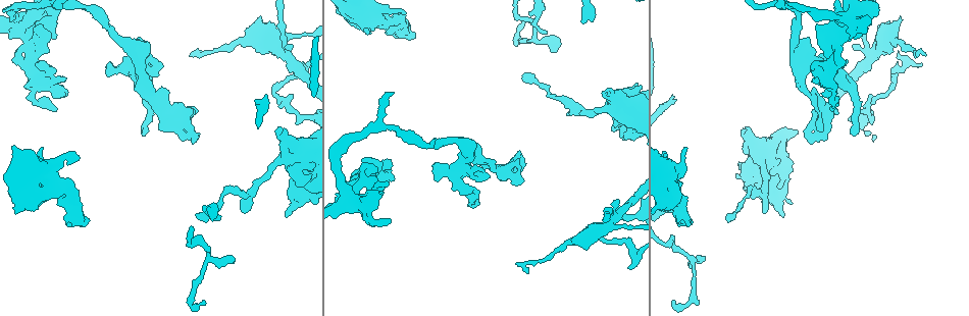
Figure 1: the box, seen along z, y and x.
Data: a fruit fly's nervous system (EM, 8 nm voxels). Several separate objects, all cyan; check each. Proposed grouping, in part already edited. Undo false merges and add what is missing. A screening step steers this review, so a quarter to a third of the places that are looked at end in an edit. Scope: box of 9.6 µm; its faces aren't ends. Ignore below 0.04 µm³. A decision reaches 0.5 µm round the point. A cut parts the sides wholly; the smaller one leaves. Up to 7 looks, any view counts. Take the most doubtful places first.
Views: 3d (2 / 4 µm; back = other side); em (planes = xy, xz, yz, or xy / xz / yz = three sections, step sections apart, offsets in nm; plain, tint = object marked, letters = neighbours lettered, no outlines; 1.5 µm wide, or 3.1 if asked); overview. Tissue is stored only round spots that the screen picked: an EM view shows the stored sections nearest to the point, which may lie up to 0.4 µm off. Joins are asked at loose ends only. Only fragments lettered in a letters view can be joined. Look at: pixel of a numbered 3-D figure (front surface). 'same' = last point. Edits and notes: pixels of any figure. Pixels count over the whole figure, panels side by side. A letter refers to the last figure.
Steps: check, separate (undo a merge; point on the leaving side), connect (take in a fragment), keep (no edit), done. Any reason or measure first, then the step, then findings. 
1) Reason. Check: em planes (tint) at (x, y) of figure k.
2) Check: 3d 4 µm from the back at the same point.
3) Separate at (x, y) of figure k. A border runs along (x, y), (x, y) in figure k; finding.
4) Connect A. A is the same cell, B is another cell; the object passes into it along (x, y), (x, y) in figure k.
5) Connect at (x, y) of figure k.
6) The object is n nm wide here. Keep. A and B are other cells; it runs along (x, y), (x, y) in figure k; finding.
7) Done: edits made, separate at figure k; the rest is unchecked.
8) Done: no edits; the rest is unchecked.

Branch stops here. Check: em planes (letters) at (813, 81) of figure 1.

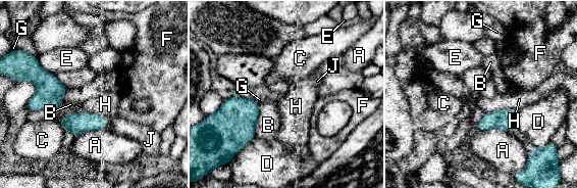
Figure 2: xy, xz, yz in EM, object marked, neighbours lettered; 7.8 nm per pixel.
Keep. A, B, C, D, E, F, G, H and J are other cells; none of them fits.

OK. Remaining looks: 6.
Check: 3d 2 µm at (277, 129) of figure 1.

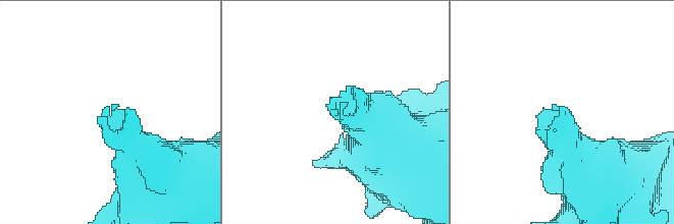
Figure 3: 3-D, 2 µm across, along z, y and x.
Check: em planes (letters) at (562, 110) of figure 3.

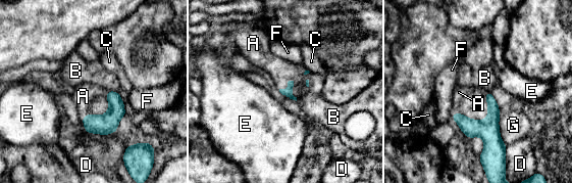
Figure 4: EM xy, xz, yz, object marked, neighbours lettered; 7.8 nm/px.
The longest contact is with B, 240 nm. Connect A. A is the same cell, B, C, D, E, F and G are other cells; the object passes into it along (106, 124), (82, 118), (83, 96) in figure 4; it goes on there.

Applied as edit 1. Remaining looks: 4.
Calibre changes. Check: em xy step 4 (tint) at (389, 20) of figure 1.

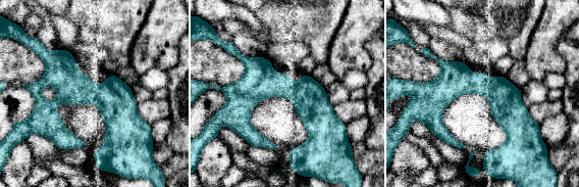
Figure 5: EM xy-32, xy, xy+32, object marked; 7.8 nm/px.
Check: em planes (letters) at the same point.

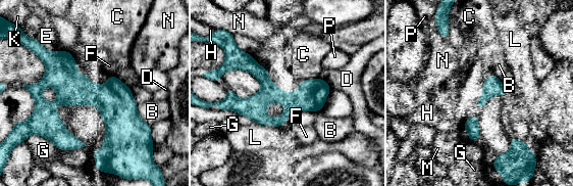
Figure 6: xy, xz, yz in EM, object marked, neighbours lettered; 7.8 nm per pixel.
Keep. B, C, D, E, F, G, H, K, L, M, N and P are other cells; it runs along (31, 89), (67, 83), (144, 126) in figure 6; one neuron here.

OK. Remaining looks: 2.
Done: edits made, connect at figure 4; the rest is unchecked.

